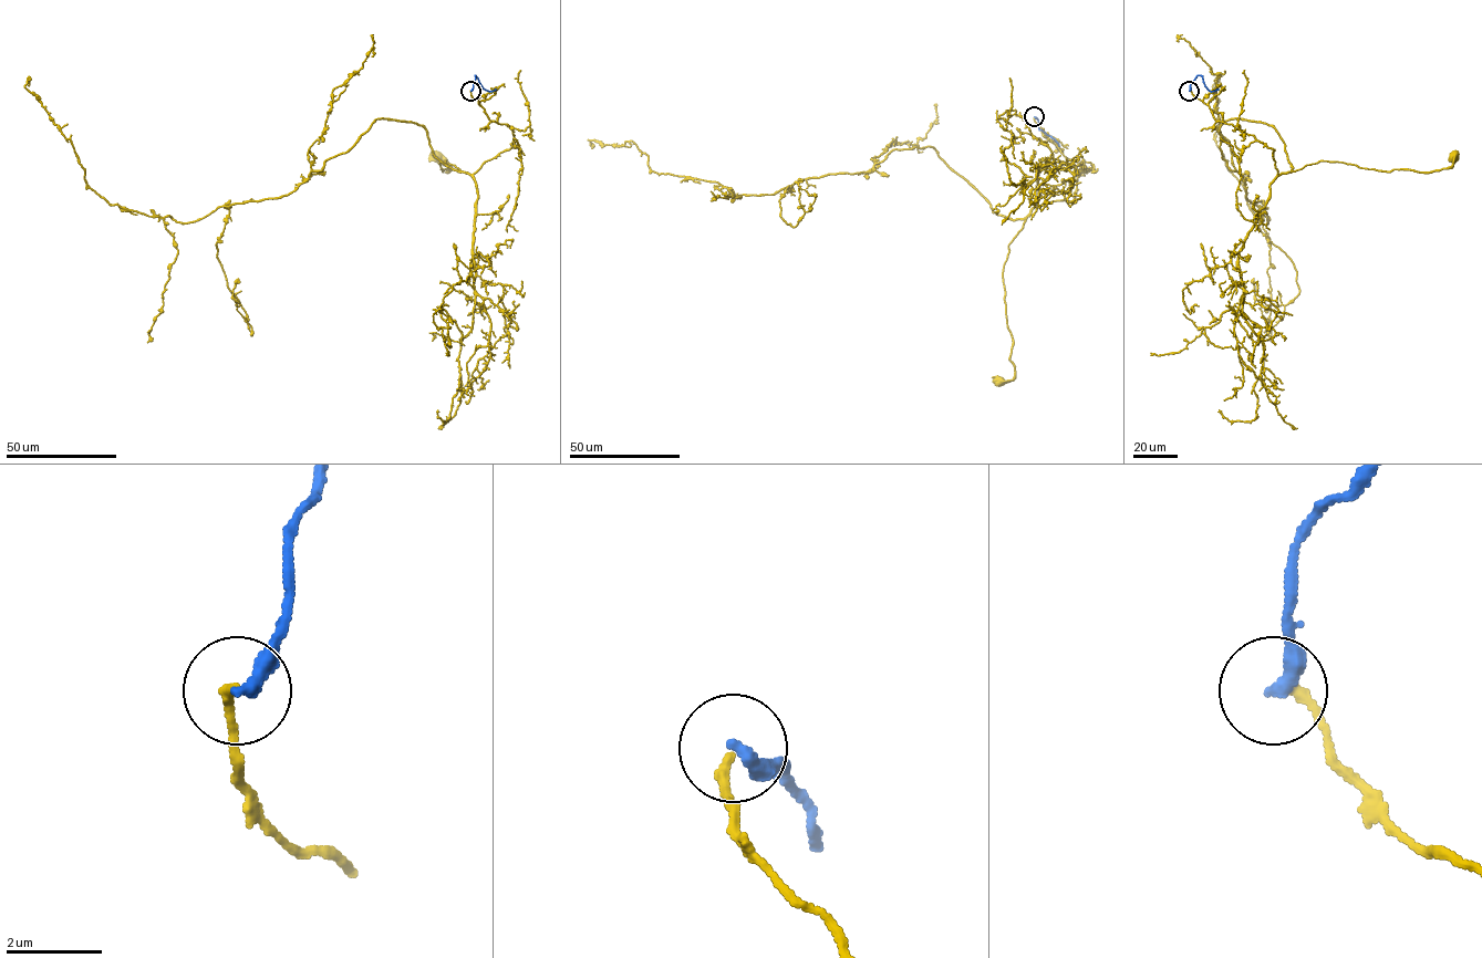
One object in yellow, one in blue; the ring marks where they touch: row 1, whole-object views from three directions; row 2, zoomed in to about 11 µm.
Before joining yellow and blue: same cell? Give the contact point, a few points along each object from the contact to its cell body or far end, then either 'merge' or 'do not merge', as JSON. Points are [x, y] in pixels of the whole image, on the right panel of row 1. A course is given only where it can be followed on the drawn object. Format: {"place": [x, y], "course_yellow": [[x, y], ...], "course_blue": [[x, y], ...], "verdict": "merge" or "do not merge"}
{"place": [1189, 91], "course_yellow": [[1190, 91], [1216, 121], [1237, 125], [1272, 148], [1278, 174], [1320, 160], [1432, 172], [1449, 168], [1452, 157]], "course_blue": [[1190, 91], [1198, 75], [1211, 92], [1219, 90]], "verdict": "do not merge"}

